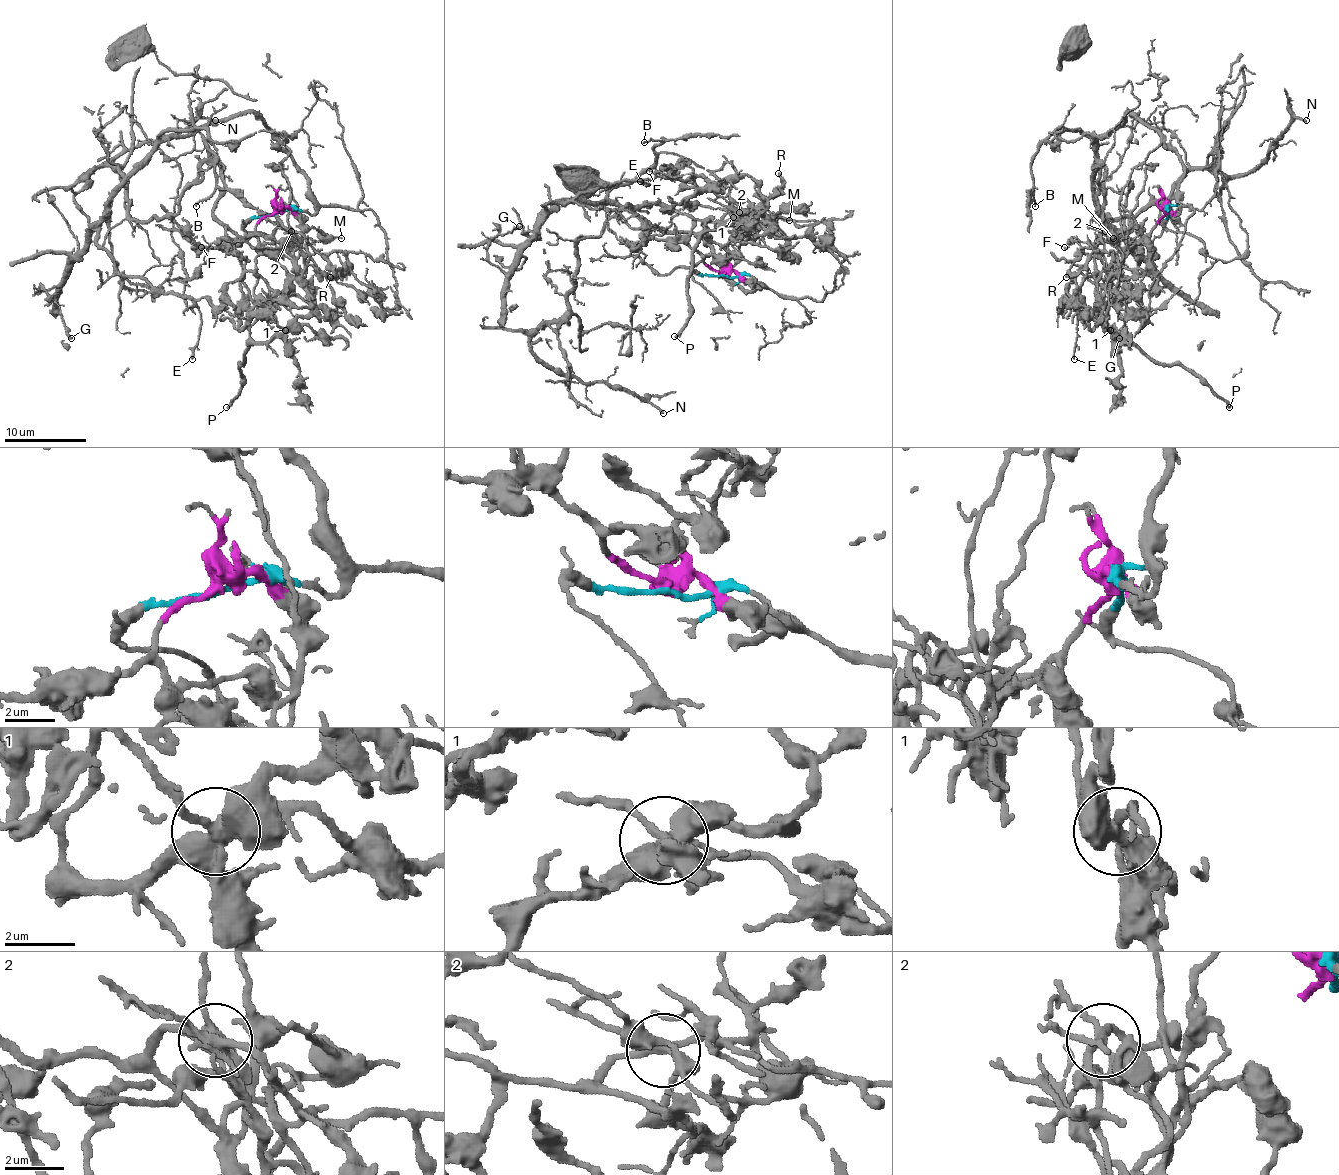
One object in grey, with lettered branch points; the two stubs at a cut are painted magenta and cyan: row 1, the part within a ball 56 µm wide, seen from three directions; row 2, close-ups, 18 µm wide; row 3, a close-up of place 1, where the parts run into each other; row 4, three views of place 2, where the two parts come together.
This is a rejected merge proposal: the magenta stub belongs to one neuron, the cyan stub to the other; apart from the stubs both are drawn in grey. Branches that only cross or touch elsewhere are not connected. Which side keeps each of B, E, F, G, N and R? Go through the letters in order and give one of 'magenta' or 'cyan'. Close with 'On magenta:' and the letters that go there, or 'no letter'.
B: cyan
E: cyan
F: cyan
G: cyan
N: magenta
R: magenta
On magenta: N, R

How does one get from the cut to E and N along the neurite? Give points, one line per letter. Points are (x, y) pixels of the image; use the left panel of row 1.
E: (277, 212), (311, 215), (311, 188), (250, 113), (165, 139), (112, 198), (98, 243), (191, 300), (191, 359)
N: (277, 212), (240, 239), (214, 212), (218, 164), (149, 221), (128, 215), (118, 168), (83, 176), (216, 121)

